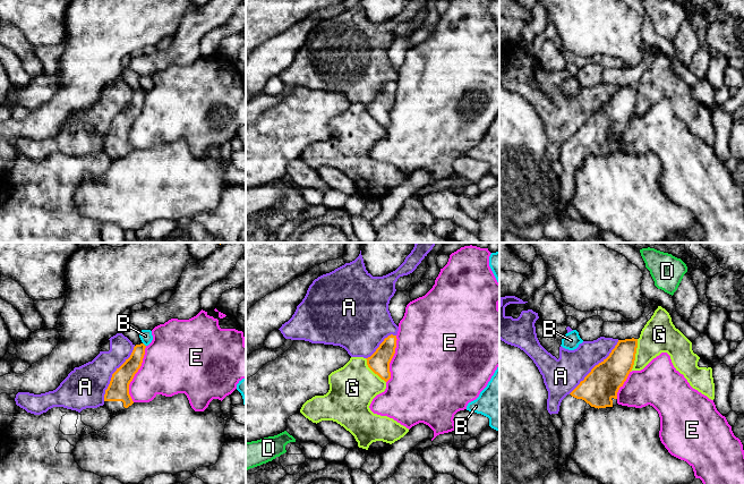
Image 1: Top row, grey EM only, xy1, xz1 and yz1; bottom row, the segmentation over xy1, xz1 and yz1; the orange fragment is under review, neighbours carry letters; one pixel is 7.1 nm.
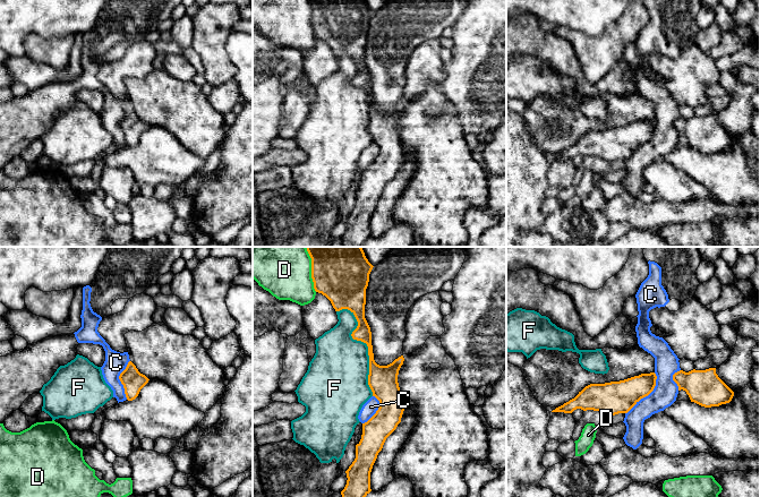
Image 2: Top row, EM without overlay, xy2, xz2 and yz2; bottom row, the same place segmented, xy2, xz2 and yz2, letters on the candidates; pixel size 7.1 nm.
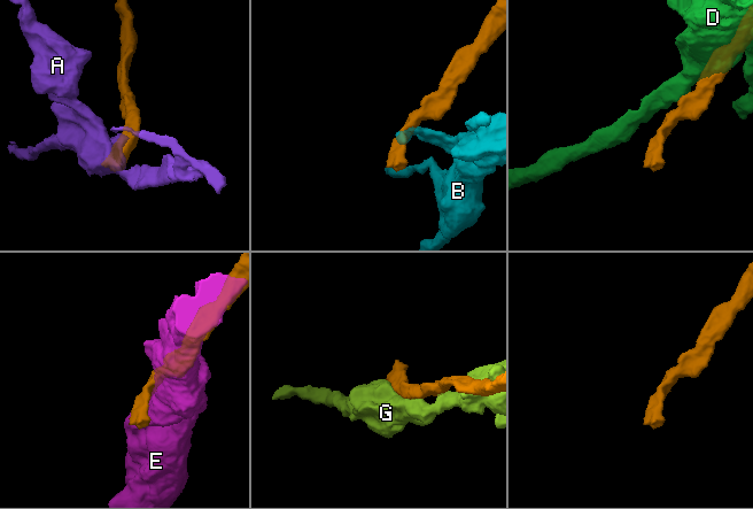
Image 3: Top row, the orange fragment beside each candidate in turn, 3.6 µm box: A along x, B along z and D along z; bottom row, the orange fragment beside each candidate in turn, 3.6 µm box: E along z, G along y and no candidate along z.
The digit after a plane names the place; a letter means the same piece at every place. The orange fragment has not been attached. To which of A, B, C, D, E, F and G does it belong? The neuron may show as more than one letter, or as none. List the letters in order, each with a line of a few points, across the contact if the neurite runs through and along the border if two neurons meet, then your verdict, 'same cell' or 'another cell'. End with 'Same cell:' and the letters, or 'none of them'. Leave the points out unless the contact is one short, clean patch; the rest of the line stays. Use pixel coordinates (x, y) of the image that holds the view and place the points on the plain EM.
A: another cell
B: line xy1 (143, 88), (145, 92); another cell
C: another cell
D: another cell
E: another cell
F: another cell
G: another cell
Same cell: none of them

